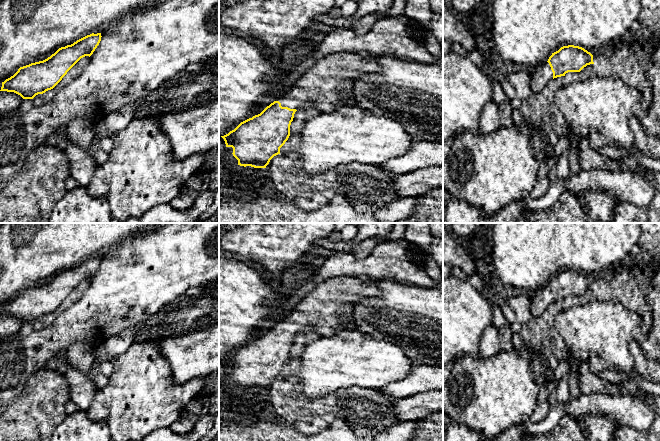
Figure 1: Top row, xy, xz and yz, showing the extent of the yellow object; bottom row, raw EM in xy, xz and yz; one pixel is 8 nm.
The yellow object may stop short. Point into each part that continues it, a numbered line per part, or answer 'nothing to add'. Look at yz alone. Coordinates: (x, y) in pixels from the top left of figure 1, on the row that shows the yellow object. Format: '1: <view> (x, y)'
1: yz (540, 76)

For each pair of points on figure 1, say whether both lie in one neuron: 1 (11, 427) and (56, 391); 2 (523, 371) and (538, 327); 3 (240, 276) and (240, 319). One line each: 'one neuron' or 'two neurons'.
1: one neuron
2: two neurons
3: one neuron

